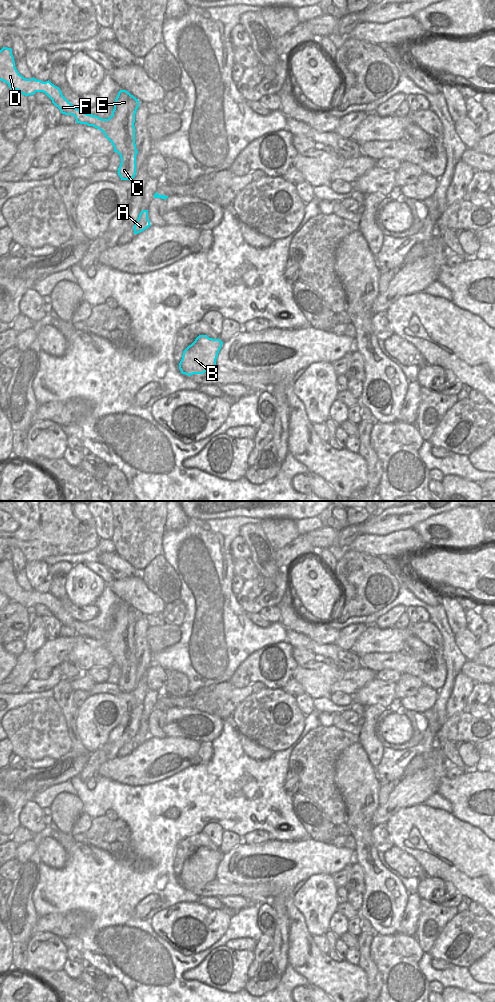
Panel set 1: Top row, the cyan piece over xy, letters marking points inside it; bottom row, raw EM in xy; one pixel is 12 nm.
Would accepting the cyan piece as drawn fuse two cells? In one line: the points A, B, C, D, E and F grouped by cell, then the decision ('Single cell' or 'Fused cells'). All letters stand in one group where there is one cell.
Groups: A B C D E F. Single cell

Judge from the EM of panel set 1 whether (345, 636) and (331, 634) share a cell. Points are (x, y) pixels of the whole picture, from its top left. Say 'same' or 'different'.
different

